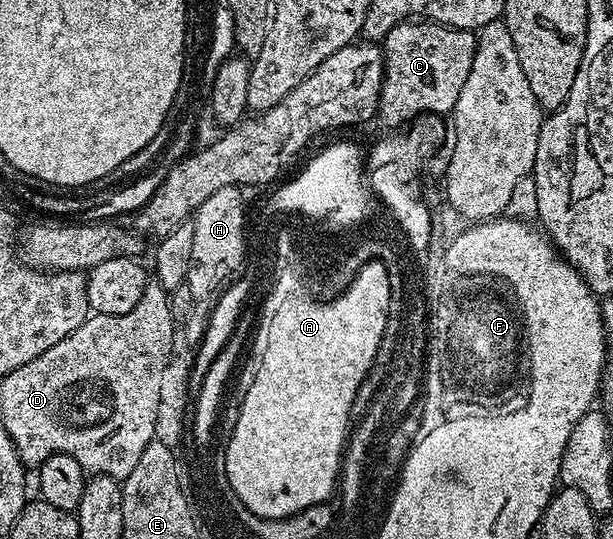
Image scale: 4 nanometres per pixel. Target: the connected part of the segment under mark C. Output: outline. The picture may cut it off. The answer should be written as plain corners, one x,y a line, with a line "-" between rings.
407,20
396,24
396,28
392,28
392,32
388,32
388,36
384,40
384,53
386,55
386,76
382,80
382,97
378,103
378,114
381,115
383,119
396,118
399,115
405,113
407,110
413,107
425,107
427,109
432,109
438,114
443,116
449,115
450,109
455,109
458,106
458,101
460,100
460,92
467,89
468,83
466,82
469,78
472,78
474,74
474,64
476,59
480,54
480,42
477,38
475,31
472,30
457,30
451,26
442,26
438,22
431,22
429,20

